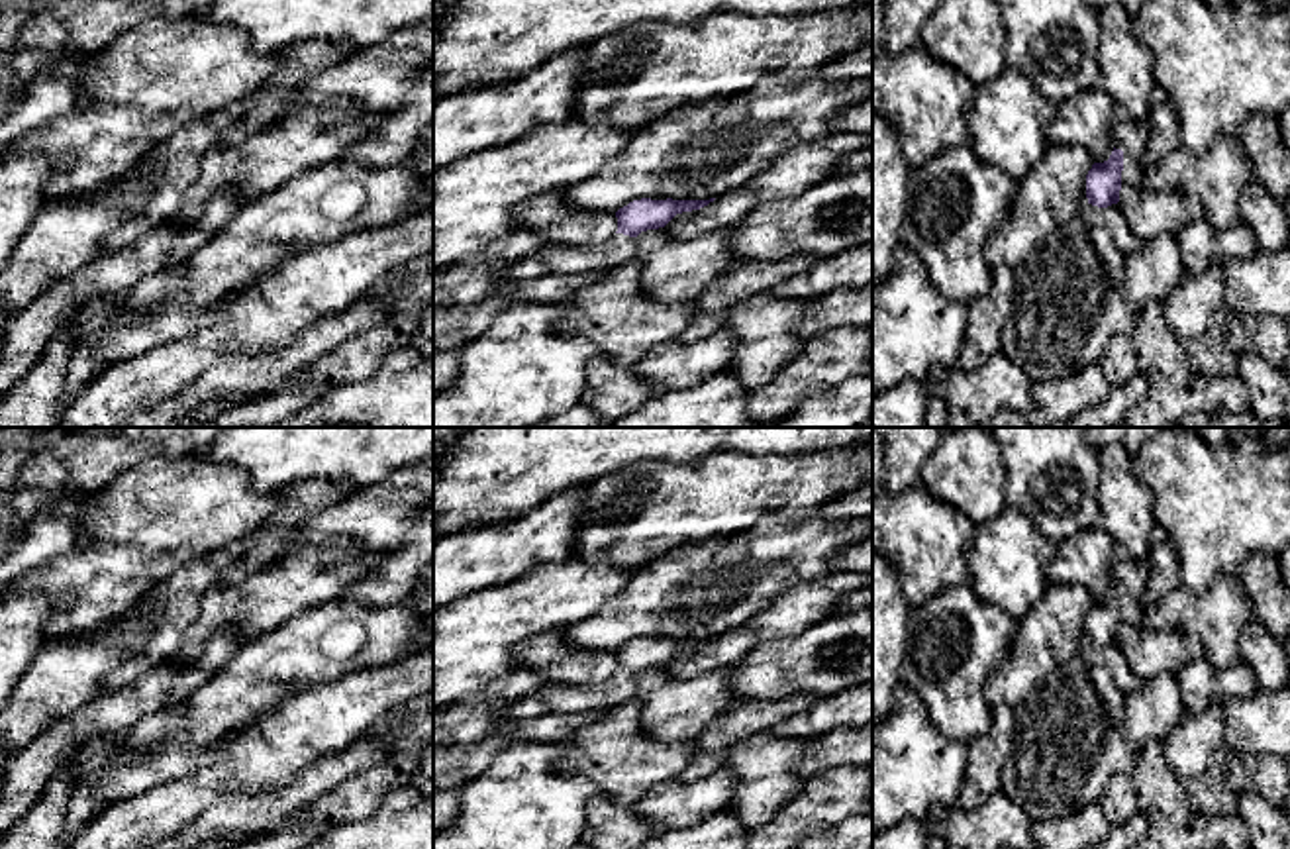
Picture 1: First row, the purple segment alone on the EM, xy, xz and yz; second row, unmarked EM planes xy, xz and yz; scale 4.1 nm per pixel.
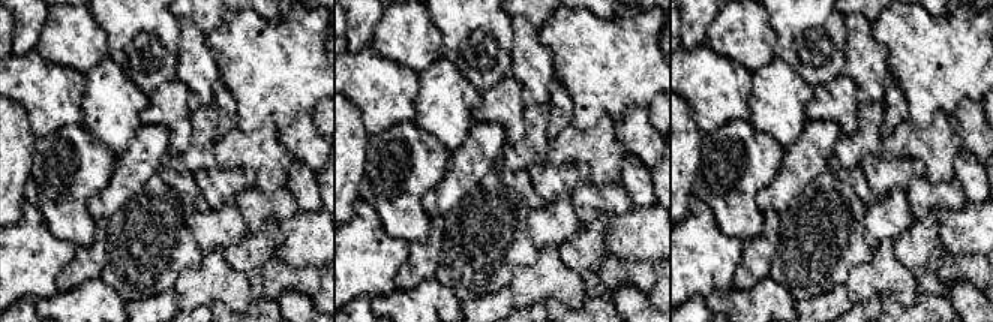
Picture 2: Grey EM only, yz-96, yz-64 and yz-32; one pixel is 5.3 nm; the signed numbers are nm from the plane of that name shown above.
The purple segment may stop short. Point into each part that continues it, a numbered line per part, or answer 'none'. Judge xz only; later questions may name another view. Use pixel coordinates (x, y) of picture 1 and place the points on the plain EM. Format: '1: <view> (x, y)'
1: xz (618, 689)

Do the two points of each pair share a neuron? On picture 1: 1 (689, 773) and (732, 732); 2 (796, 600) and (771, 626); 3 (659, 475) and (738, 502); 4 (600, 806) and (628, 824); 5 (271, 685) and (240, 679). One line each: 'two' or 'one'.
1: one
2: one
3: one
4: one
5: one

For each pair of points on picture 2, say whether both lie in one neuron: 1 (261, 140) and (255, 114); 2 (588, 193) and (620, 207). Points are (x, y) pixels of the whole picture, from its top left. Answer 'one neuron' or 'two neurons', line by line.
1: two neurons
2: one neuron

